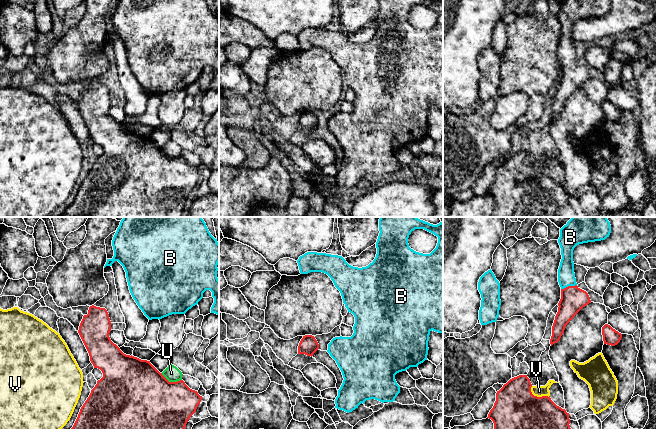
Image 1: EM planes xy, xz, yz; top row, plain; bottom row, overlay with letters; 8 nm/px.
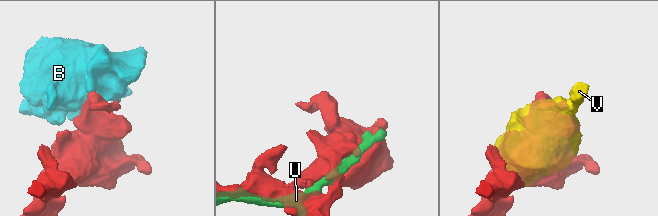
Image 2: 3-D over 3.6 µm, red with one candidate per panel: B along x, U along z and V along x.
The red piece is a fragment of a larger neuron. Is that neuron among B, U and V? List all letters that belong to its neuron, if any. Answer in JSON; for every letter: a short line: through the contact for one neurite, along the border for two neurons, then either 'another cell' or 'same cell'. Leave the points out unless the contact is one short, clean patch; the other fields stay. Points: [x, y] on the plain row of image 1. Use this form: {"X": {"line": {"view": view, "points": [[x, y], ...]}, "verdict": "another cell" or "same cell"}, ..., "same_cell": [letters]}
{"B": {"verdict": "same cell"}, "U": {"verdict": "another cell"}, "V": {"verdict": "another cell"}, "same_cell": ["B"]}

